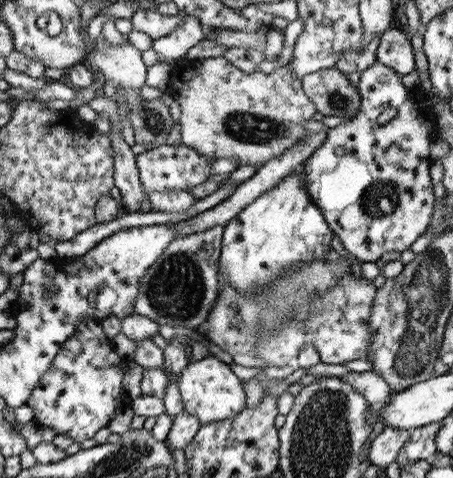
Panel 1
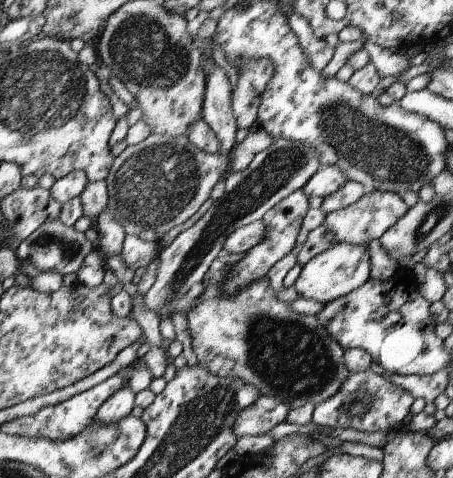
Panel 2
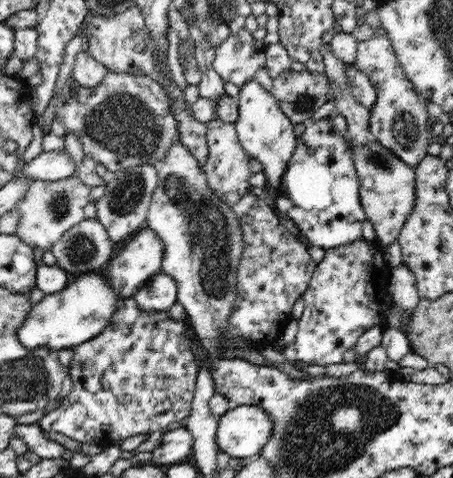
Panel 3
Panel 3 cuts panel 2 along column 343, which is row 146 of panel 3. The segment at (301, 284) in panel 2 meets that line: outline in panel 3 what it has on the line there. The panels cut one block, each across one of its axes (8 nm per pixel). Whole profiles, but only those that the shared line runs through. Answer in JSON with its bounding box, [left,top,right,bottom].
[236,78,298,190]

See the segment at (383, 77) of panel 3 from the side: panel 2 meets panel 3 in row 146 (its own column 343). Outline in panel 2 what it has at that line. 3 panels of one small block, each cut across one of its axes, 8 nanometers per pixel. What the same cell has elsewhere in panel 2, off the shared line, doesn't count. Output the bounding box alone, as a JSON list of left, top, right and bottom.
[313,370,415,434]

